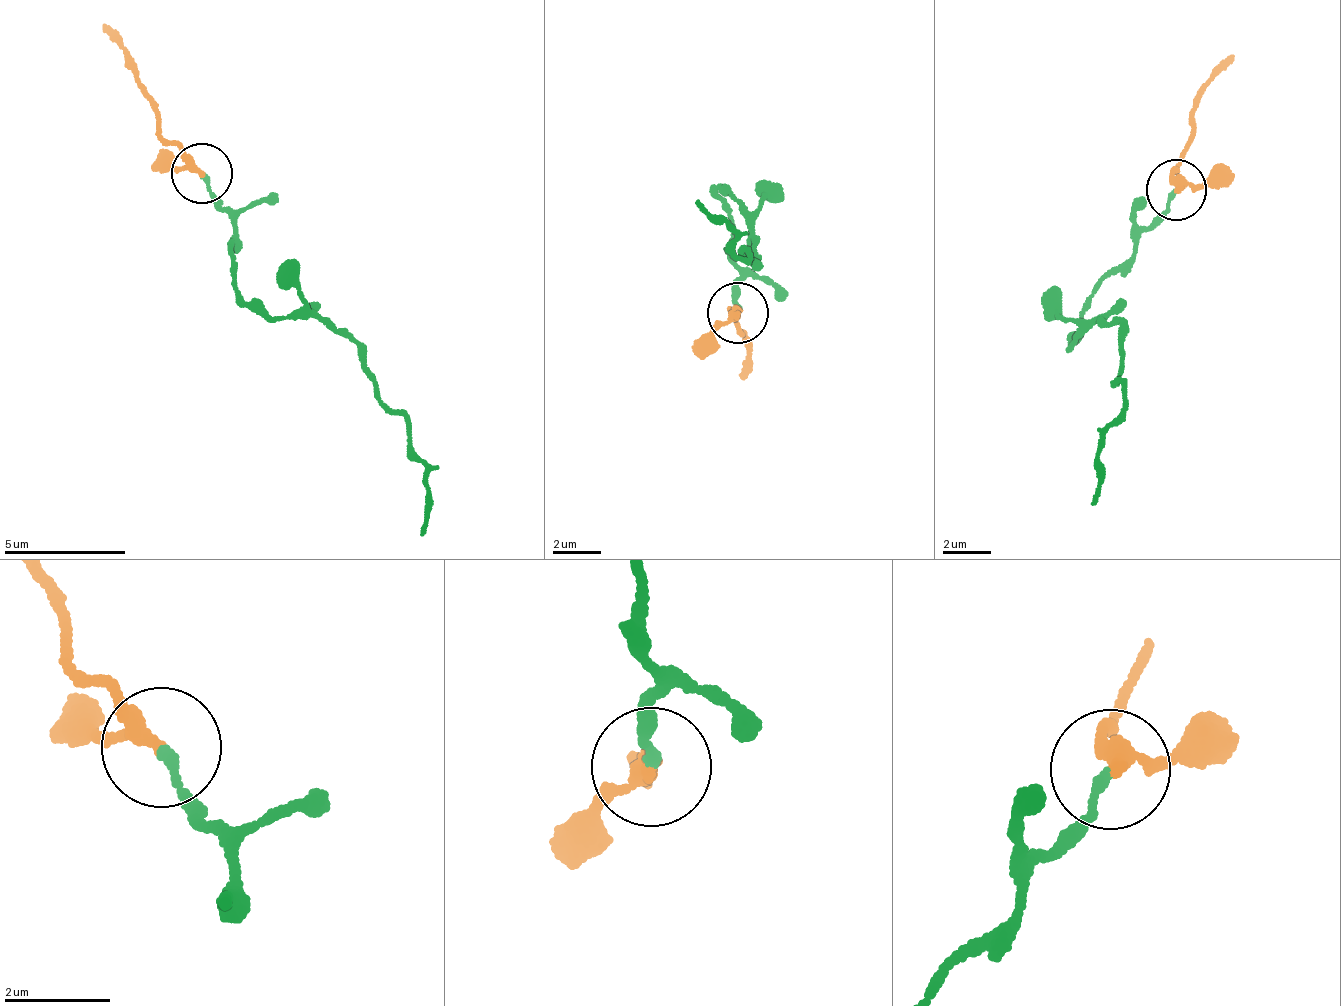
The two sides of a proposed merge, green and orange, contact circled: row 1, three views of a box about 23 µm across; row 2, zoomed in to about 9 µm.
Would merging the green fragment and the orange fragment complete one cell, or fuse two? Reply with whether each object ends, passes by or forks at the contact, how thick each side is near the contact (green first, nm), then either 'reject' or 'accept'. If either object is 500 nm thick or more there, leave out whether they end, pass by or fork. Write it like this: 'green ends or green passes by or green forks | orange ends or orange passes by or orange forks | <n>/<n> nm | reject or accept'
green ends | orange passes by | 150/240 nm | accept

